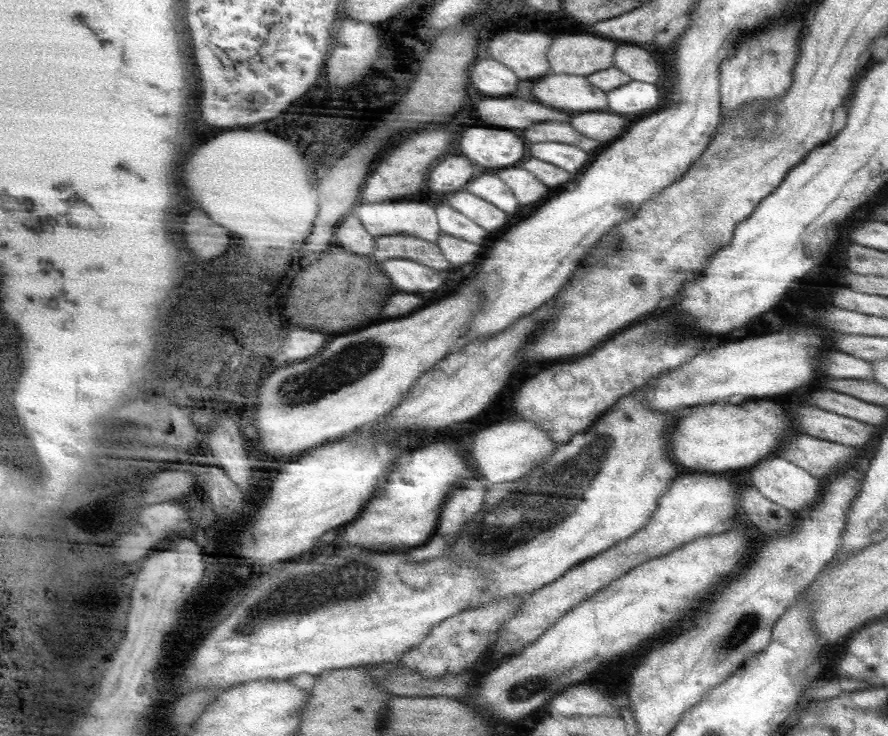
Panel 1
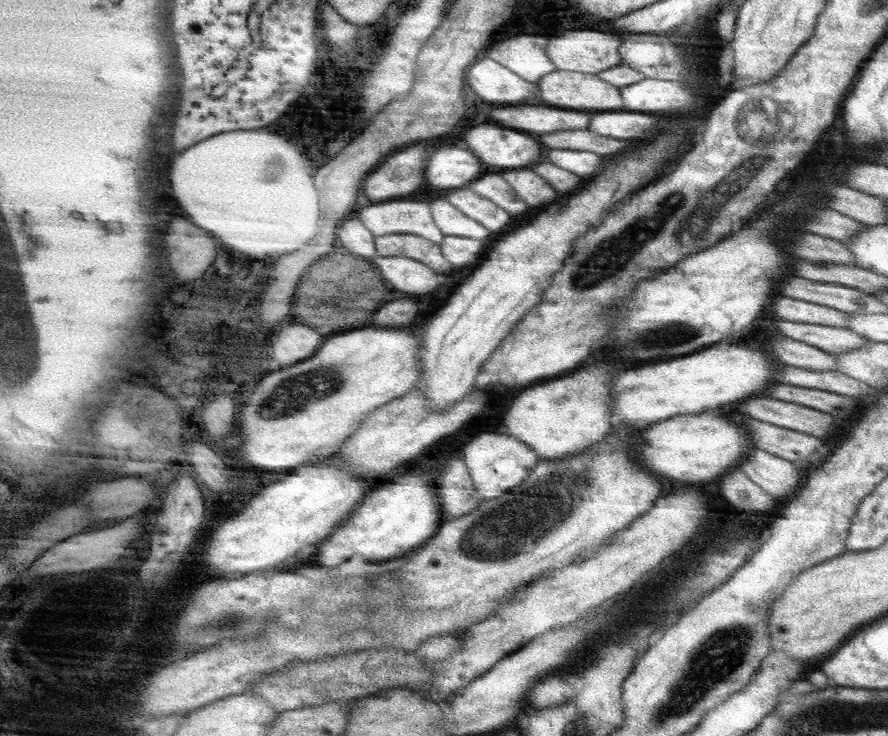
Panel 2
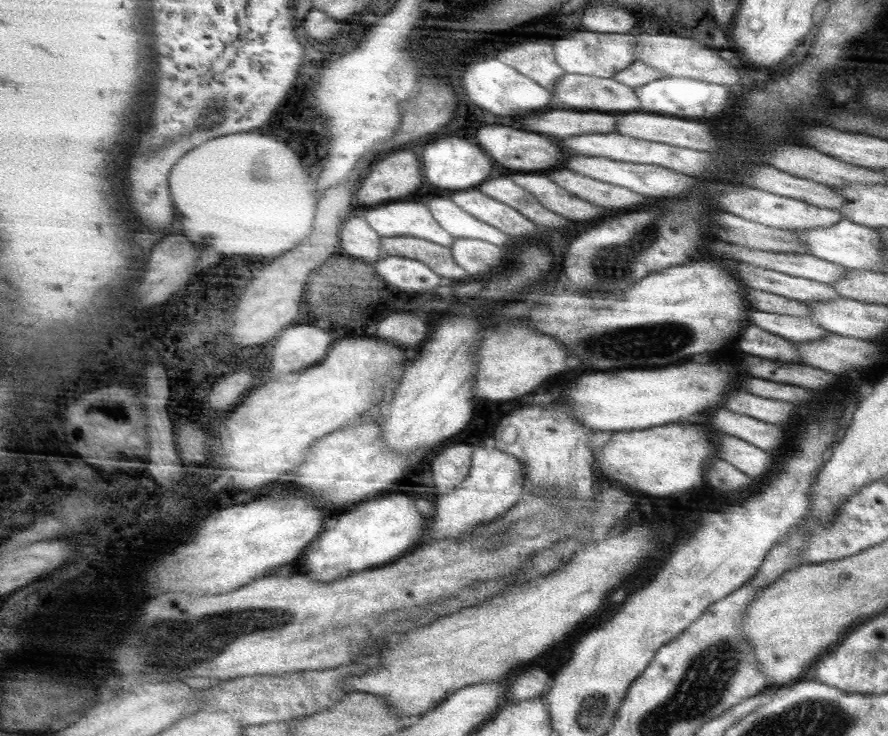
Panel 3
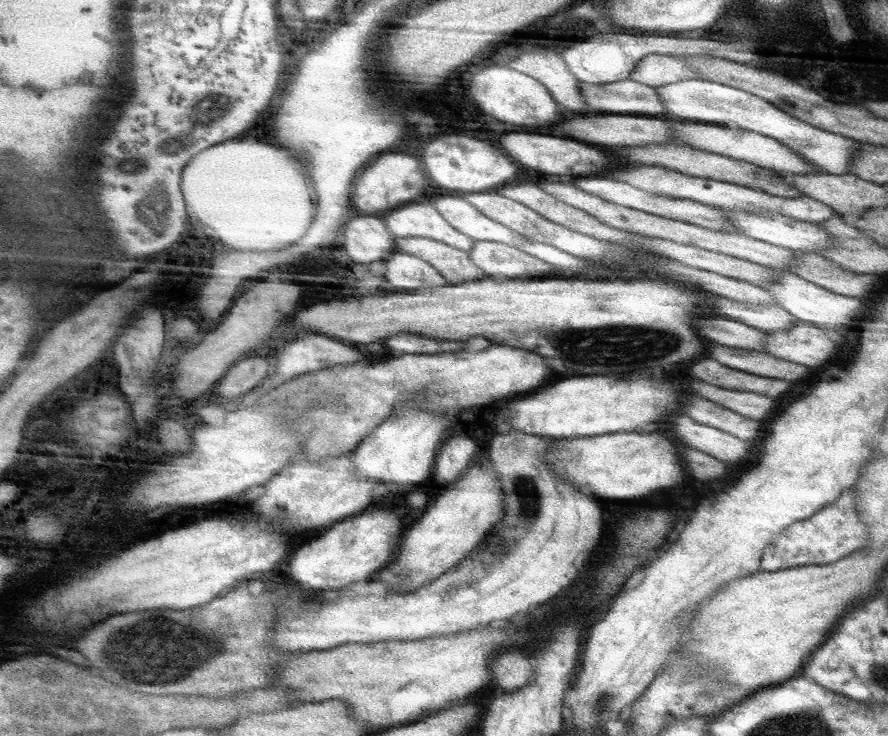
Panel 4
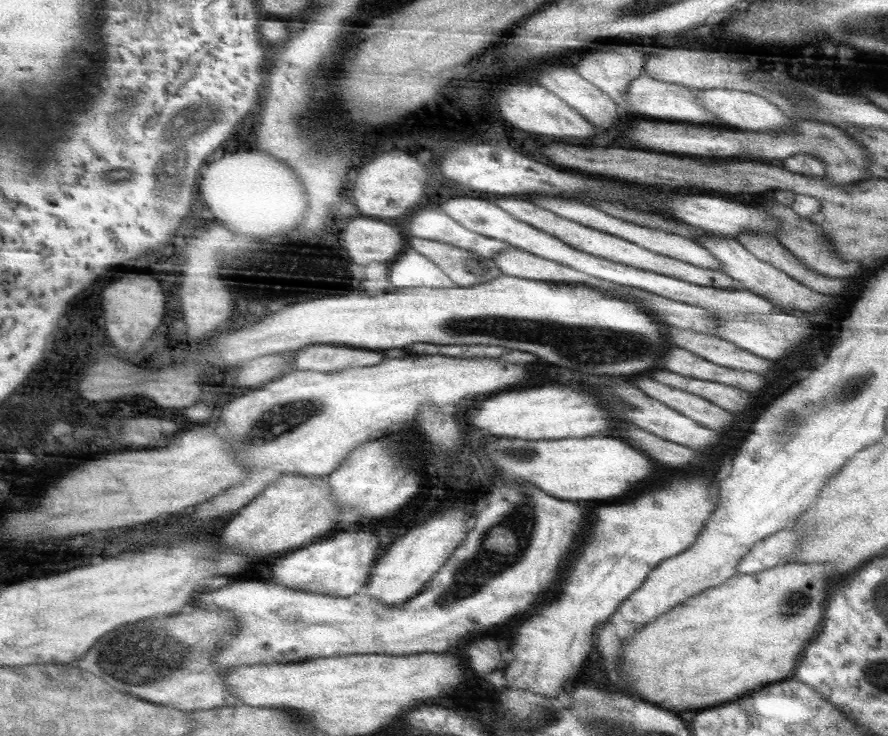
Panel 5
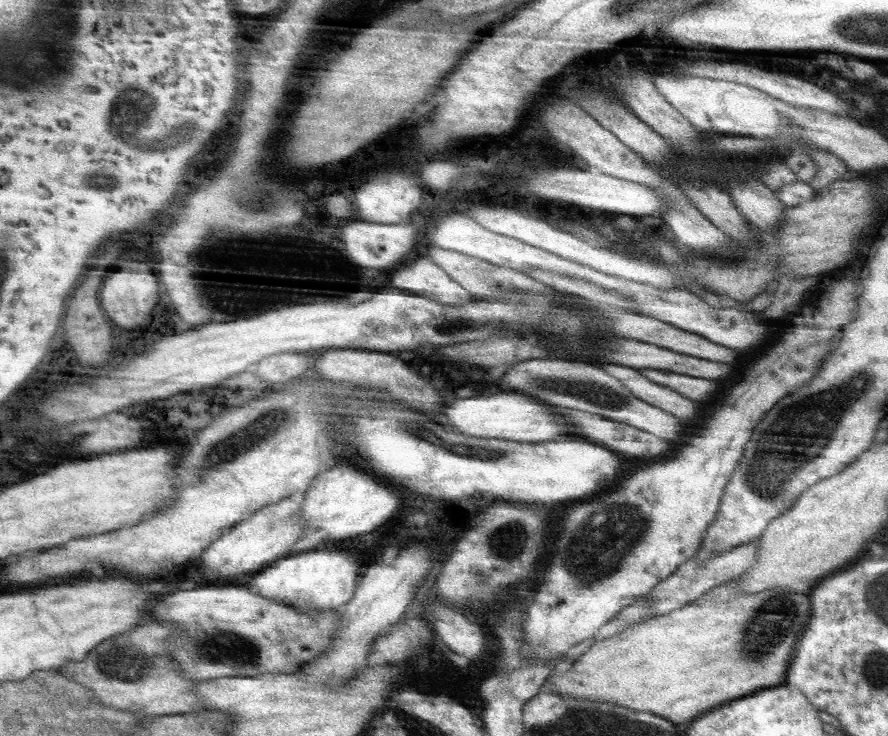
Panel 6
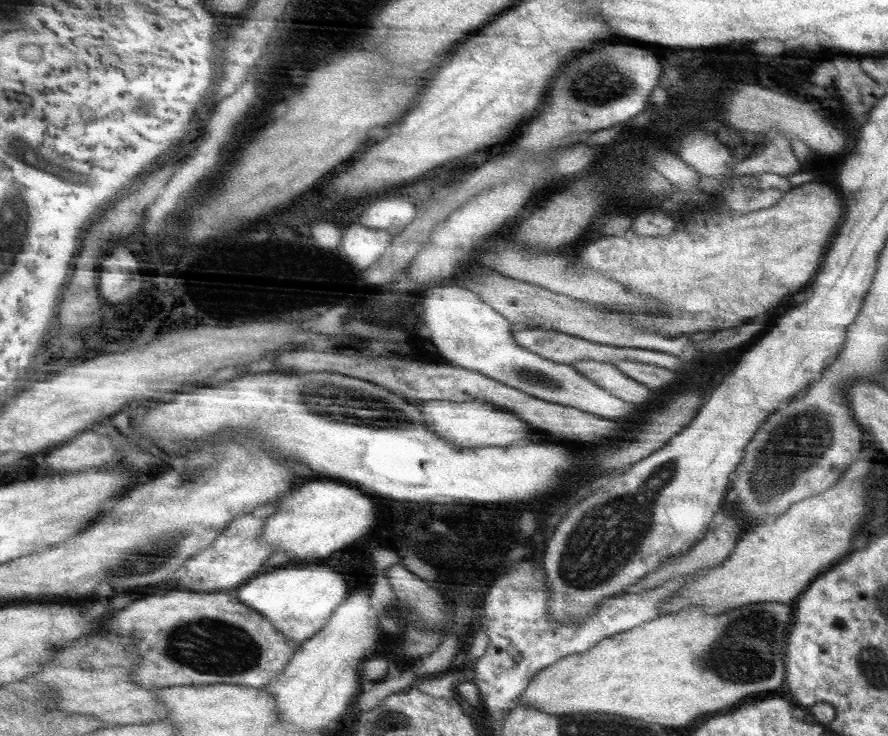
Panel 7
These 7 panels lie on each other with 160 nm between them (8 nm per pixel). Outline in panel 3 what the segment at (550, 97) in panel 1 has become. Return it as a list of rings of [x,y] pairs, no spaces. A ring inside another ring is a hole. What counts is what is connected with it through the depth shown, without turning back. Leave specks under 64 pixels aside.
[[[565,73],[554,86],[553,102],[559,104],[559,108],[575,108],[575,110],[599,110],[599,112],[631,112],[639,110],[639,101],[634,89],[617,82],[611,77],[601,78],[586,74]]]

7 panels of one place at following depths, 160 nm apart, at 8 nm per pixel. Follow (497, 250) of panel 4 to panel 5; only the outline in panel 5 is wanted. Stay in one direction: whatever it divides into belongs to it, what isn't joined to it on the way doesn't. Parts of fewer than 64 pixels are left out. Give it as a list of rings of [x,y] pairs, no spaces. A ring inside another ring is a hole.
[[[511,247],[494,256],[495,264],[503,275],[528,278],[529,280],[549,280],[549,282],[579,283],[605,290],[607,282],[582,272],[568,268],[554,260],[537,256],[532,252]]]

